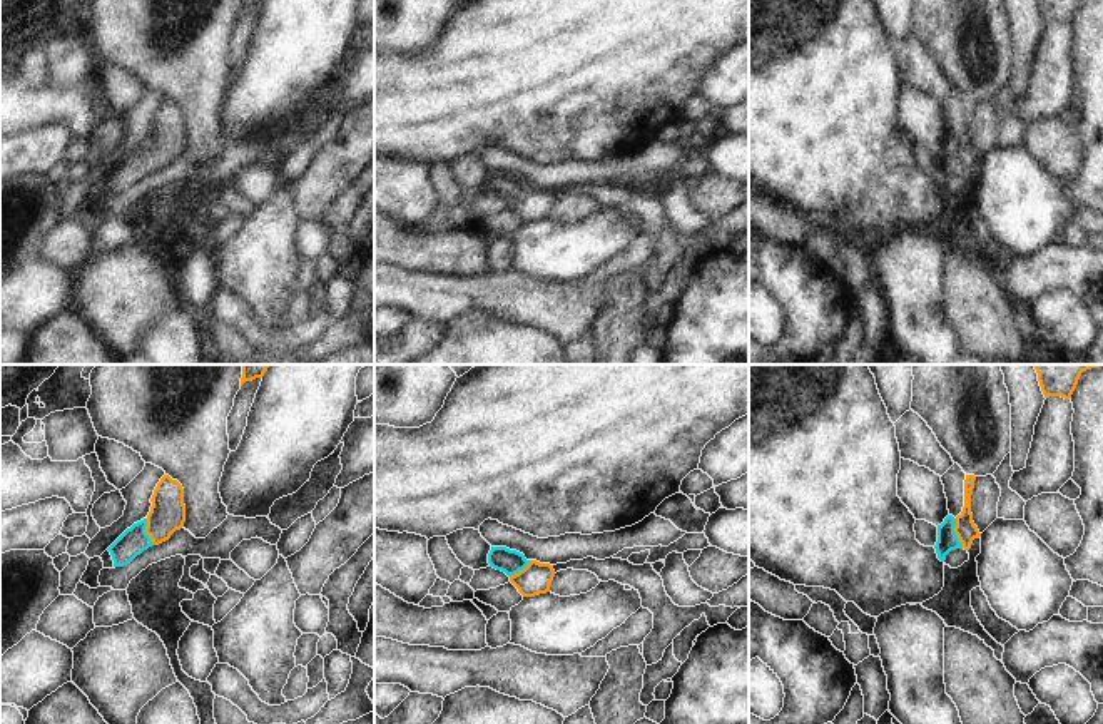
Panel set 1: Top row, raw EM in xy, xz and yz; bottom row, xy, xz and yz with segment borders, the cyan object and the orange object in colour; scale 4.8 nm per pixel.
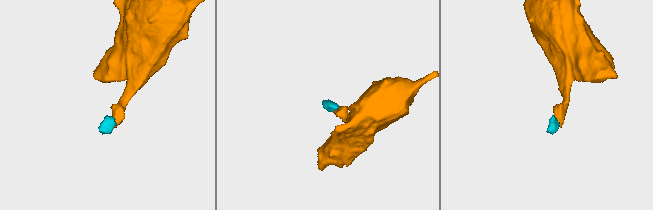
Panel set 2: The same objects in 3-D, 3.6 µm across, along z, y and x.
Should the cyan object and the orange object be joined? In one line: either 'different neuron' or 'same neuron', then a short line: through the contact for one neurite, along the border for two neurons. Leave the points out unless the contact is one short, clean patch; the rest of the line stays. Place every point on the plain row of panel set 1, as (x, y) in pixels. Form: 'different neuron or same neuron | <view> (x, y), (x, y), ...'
same neuron | yz (948, 166), (955, 159), (966, 156)

